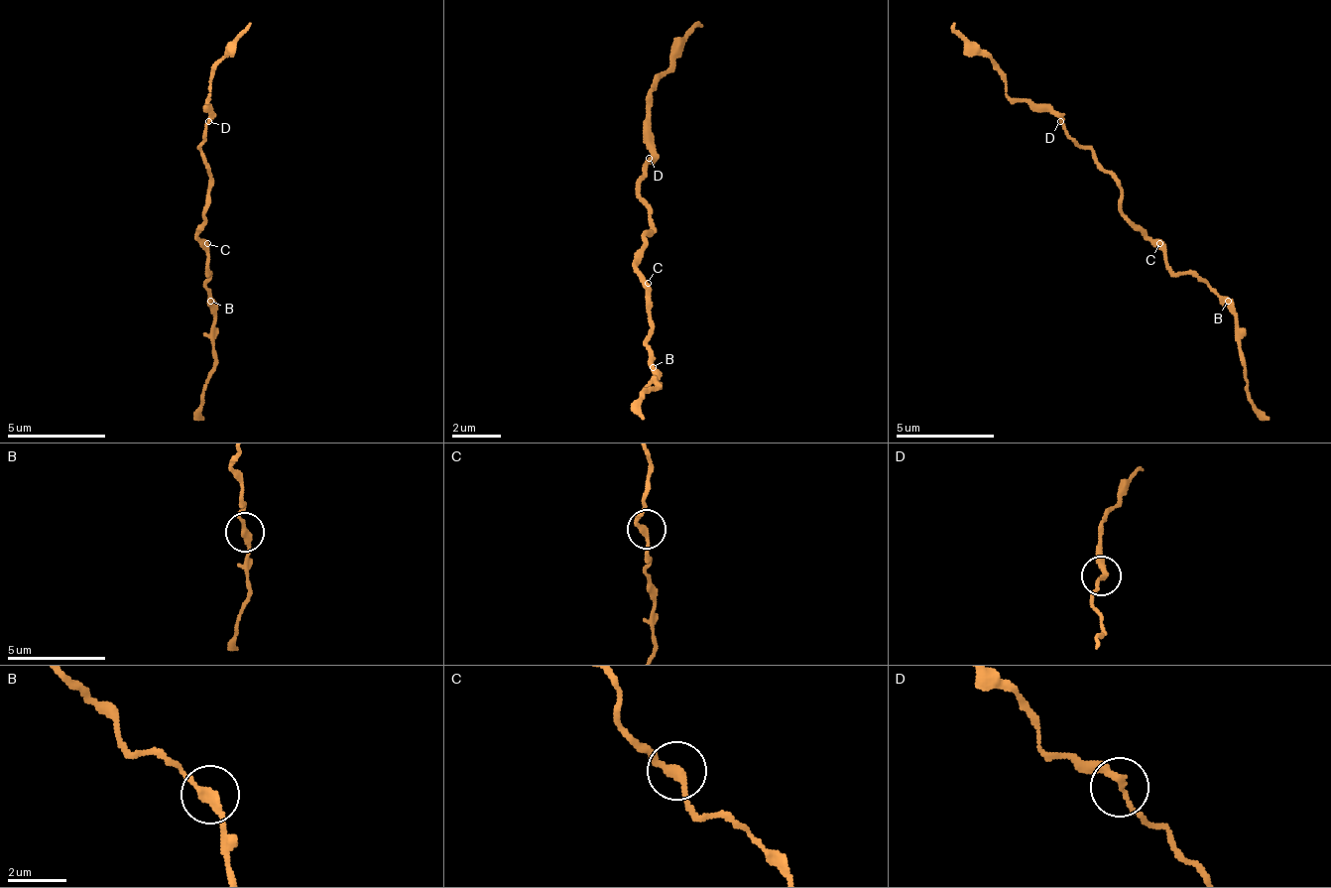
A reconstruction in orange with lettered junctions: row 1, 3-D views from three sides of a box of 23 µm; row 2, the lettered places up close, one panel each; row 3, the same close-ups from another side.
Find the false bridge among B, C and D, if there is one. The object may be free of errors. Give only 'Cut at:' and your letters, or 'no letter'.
Cut at: no letter

